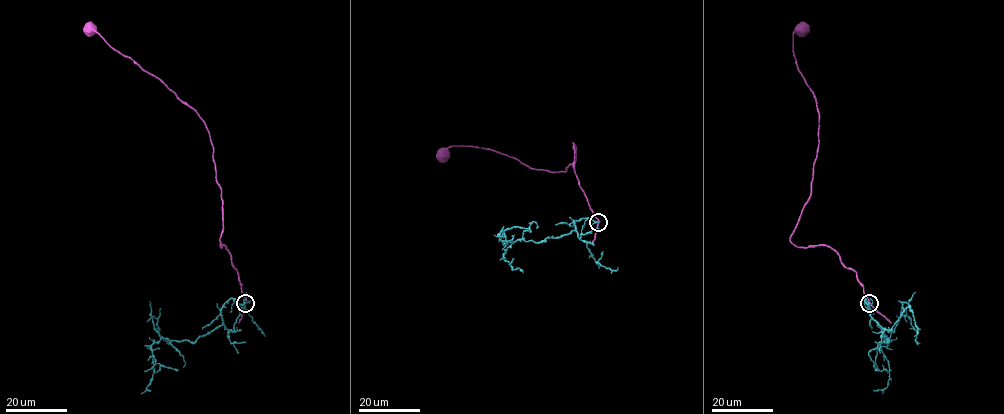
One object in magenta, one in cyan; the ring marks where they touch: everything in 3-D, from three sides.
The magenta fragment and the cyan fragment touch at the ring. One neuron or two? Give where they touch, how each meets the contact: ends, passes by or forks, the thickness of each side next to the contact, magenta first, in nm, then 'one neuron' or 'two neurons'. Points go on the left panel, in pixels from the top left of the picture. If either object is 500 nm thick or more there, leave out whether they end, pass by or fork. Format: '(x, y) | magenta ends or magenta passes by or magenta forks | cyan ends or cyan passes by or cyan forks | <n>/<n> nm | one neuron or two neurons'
(245, 303) | magenta passes by | cyan ends | 300/320 nm | two neurons

